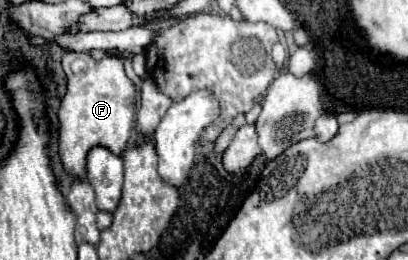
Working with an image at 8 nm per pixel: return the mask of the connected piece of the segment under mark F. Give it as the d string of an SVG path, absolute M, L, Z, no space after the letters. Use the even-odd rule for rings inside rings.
M69 51L61 59L63 71L67 75L67 93L59 109L59 149L63 167L85 177L85 157L91 147L109 147L115 155L125 151L125 141L131 135L135 123L135 103L137 91L133 81L125 73L123 57L107 55L103 59L93 59L89 53Z

